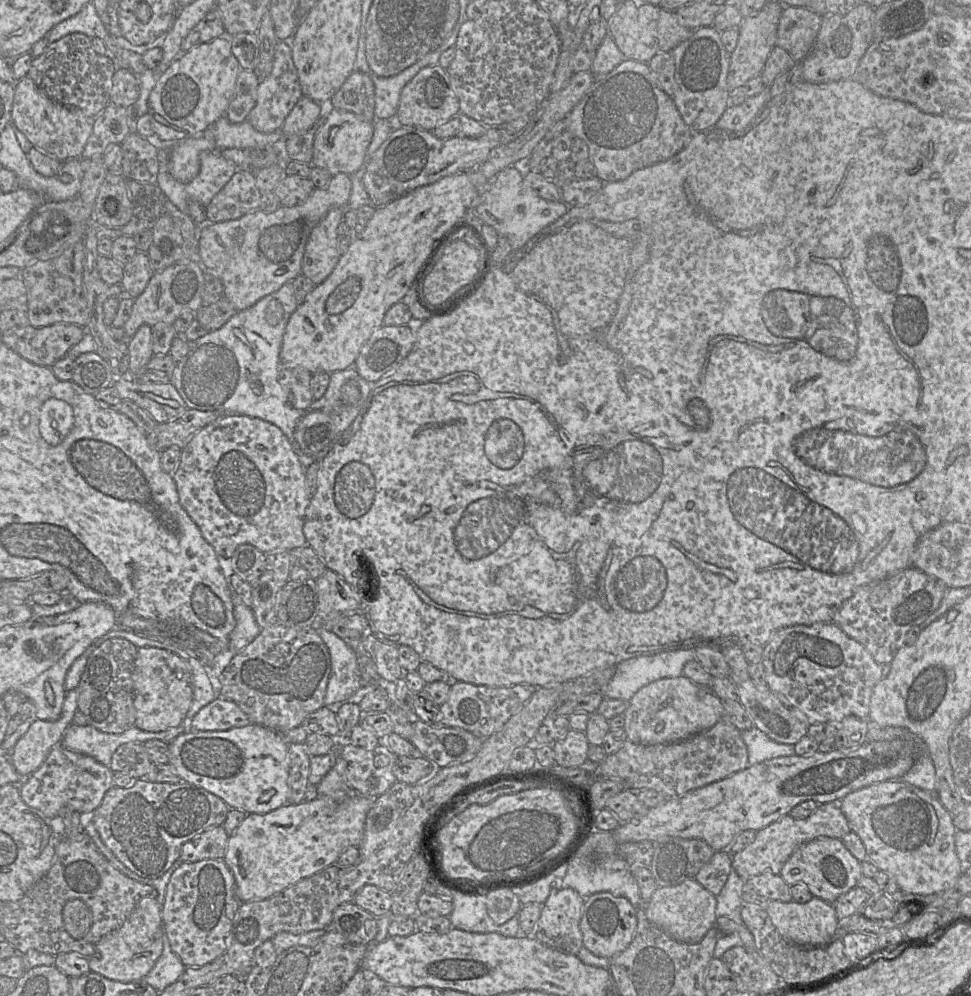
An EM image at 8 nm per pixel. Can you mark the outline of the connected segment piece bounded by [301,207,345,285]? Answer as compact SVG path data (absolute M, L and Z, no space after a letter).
M332 208L312 229L304 249L301 274L314 285L324 282L337 265L338 250L337 229L343 220L345 208Z

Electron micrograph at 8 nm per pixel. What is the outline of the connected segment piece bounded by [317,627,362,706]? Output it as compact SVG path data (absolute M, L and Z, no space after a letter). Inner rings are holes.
M324 627L317 631L331 658L331 674L324 699L324 706L327 706L351 697L362 686L362 679L356 653L350 644Z

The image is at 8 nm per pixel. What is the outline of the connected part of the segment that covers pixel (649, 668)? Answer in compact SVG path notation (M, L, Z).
M679 647L652 655L641 655L624 660L616 665L615 674L600 692L605 698L620 699L628 702L640 688L649 683L662 678L682 675L684 665L694 659L695 652L693 647Z

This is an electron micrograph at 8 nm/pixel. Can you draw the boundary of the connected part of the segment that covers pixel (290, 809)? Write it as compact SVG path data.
M329 796L310 802L287 803L269 813L249 813L229 836L224 862L233 874L240 903L269 899L299 881L311 877L337 862L349 846L359 846L367 813L374 798L354 796L337 803Z

